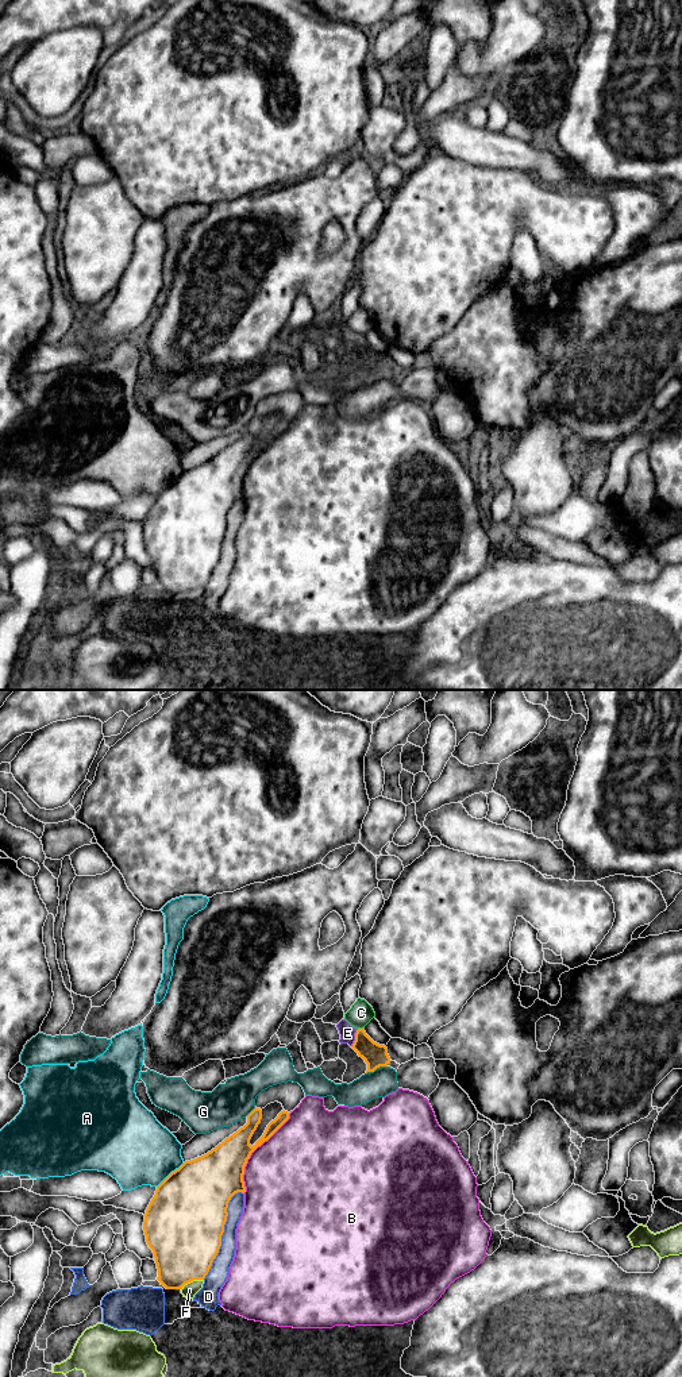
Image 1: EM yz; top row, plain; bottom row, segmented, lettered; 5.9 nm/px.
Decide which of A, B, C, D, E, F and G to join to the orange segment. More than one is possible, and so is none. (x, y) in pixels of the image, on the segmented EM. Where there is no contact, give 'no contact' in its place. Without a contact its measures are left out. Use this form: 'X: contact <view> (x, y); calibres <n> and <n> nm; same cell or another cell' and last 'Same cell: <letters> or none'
A: contact yz (170, 1173); calibres 460 and 420 nm; another cell
B: contact yz (253, 1150); calibres 280 and 480 nm; another cell
C: contact yz (361, 1029); calibres 140 and 140 nm; another cell
D: contact yz (222, 1234); calibres 480 and 120 nm; another cell
E: contact yz (355, 1038); calibres 140 and 100 nm; another cell
F: contact yz (191, 1280); calibres 420 and 90 nm; another cell
G: contact yz (376, 1068); calibres 140 and 160 nm; another cell
Same cell: none

